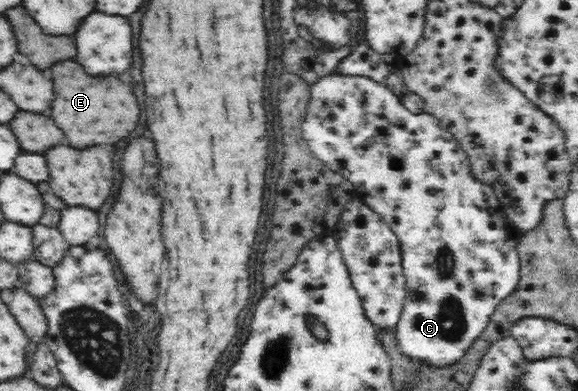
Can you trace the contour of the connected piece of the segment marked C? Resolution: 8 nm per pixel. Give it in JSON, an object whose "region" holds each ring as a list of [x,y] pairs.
{"region":[[[329,74],[319,78],[317,82],[311,86],[311,99],[308,105],[307,114],[302,122],[302,135],[307,141],[310,151],[318,158],[319,161],[325,162],[328,168],[334,172],[341,172],[343,177],[351,178],[351,182],[355,184],[357,196],[367,202],[367,206],[371,206],[377,214],[381,214],[381,218],[385,222],[391,224],[391,230],[397,232],[399,238],[399,246],[401,246],[401,254],[403,254],[402,265],[406,280],[407,300],[401,312],[401,320],[397,324],[397,338],[399,344],[403,346],[403,352],[409,356],[417,356],[423,359],[423,362],[433,365],[448,365],[457,362],[463,352],[467,350],[467,346],[483,332],[483,328],[487,327],[490,317],[494,314],[494,310],[498,304],[509,293],[514,293],[518,285],[518,272],[520,262],[518,252],[515,246],[520,241],[520,230],[515,228],[514,224],[509,220],[507,213],[503,210],[498,196],[495,194],[494,188],[489,184],[483,184],[477,179],[473,179],[467,170],[470,162],[468,156],[463,151],[463,147],[447,130],[443,130],[437,120],[429,114],[415,114],[413,111],[401,104],[398,96],[394,91],[389,90],[387,86],[371,80],[371,78],[357,77],[341,74]]]}

